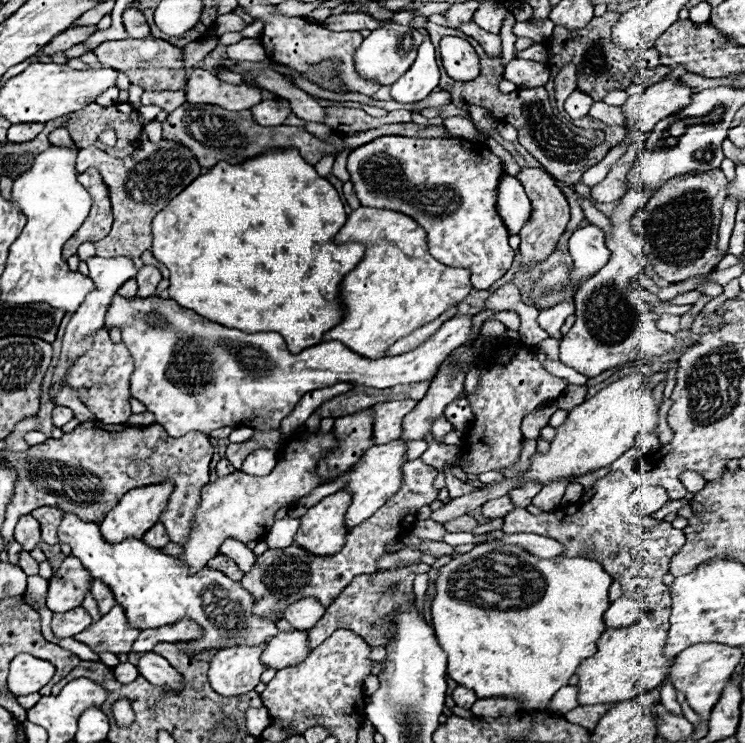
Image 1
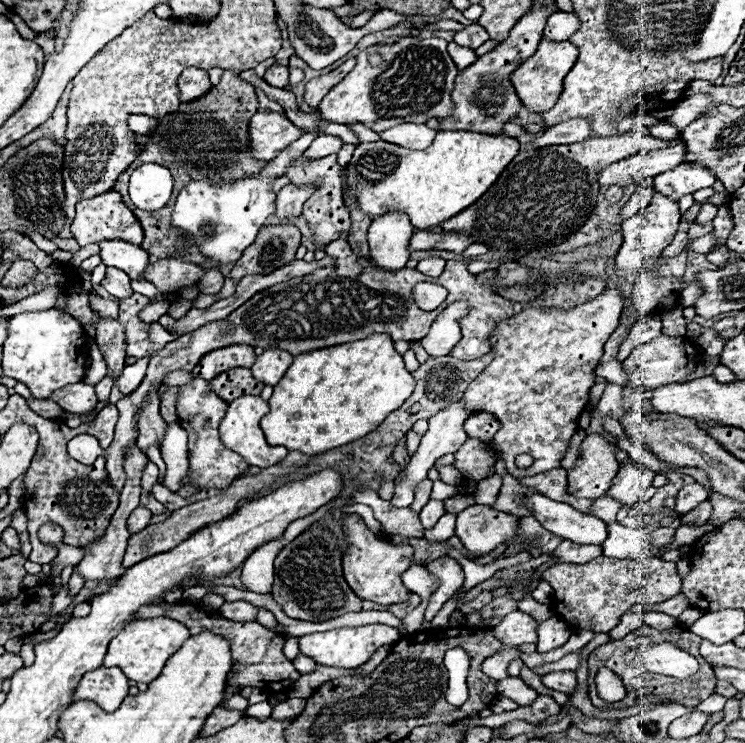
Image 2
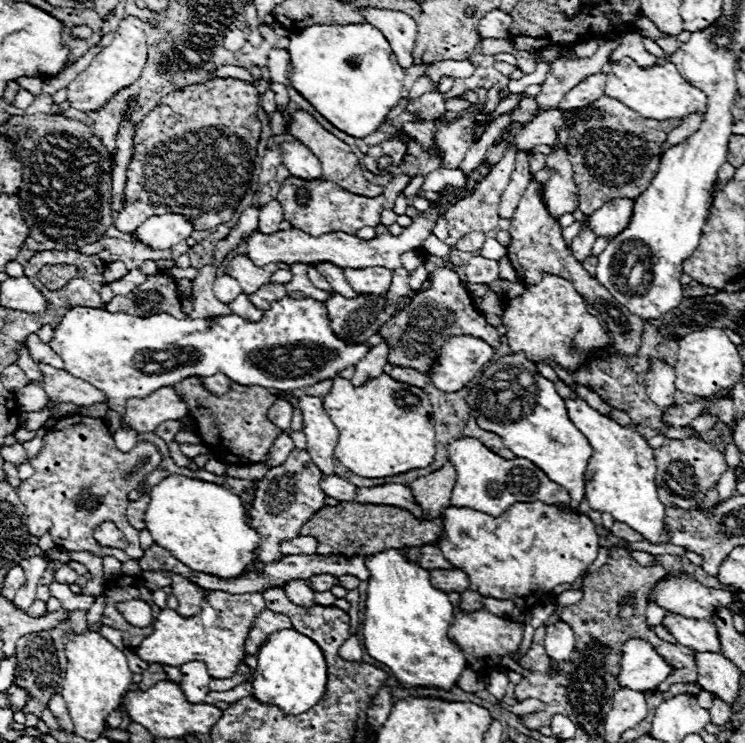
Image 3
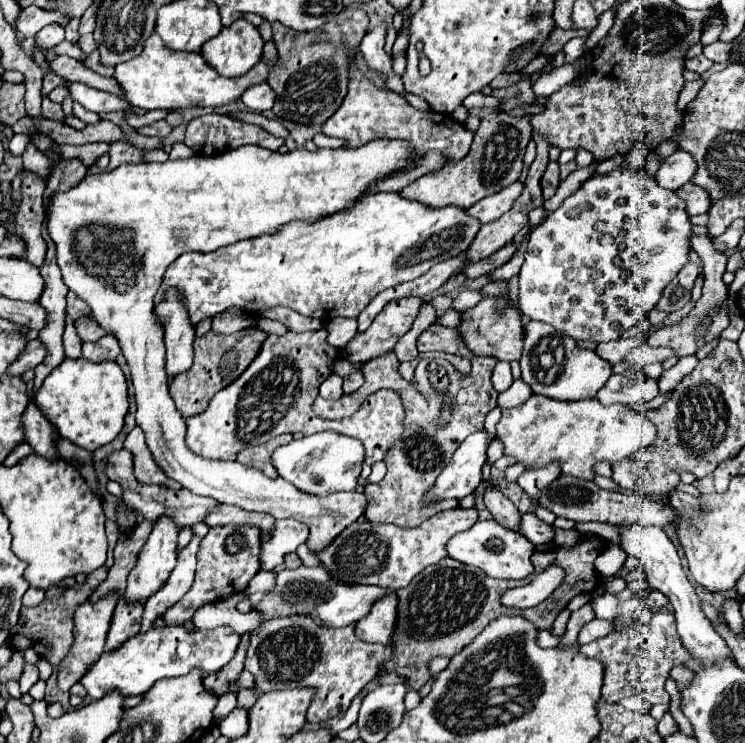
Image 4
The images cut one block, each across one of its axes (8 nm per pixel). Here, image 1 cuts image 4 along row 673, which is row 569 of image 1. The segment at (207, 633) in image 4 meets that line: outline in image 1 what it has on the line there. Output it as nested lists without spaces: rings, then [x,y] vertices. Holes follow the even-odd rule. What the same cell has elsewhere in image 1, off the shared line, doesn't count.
[[[64,512],[62,522],[58,526],[58,542],[70,544],[72,556],[80,558],[82,566],[96,580],[104,580],[104,584],[108,584],[112,588],[116,602],[124,604],[124,610],[126,610],[126,616],[128,616],[128,622],[132,624],[132,628],[140,628],[140,630],[158,628],[160,624],[172,624],[172,620],[188,616],[206,630],[206,634],[202,638],[194,640],[196,650],[222,650],[222,648],[230,648],[232,644],[262,644],[262,642],[268,642],[278,632],[274,622],[252,616],[252,604],[254,604],[252,594],[244,592],[244,588],[240,588],[240,584],[230,580],[226,574],[218,572],[218,570],[210,570],[210,568],[202,568],[200,572],[190,574],[188,566],[184,562],[178,562],[176,558],[164,560],[164,556],[170,556],[170,554],[164,554],[160,548],[152,548],[152,546],[144,544],[140,538],[126,538],[118,544],[110,544],[102,538],[100,526],[96,522],[84,522],[76,514]]]

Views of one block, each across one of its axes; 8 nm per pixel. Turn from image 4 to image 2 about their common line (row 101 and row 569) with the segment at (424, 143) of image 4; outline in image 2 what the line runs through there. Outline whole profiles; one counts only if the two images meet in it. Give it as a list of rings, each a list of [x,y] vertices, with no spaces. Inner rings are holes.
[[[346,514],[342,518],[346,540],[350,542],[346,554],[344,554],[344,578],[348,578],[348,584],[360,596],[362,600],[372,600],[378,604],[396,604],[404,602],[408,598],[408,590],[404,588],[400,574],[410,568],[412,562],[412,546],[396,546],[390,544],[388,538],[374,536],[360,516]]]

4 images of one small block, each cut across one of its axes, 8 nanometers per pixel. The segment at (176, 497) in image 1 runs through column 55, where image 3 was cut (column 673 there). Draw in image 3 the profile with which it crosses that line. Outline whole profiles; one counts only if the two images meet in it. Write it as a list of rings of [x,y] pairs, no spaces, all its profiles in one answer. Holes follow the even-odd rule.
[[[696,436],[684,440],[668,440],[662,448],[654,452],[654,458],[658,496],[666,506],[674,508],[694,508],[702,504],[710,486],[716,484],[728,468],[724,456],[712,444],[708,446],[706,442],[700,442]]]

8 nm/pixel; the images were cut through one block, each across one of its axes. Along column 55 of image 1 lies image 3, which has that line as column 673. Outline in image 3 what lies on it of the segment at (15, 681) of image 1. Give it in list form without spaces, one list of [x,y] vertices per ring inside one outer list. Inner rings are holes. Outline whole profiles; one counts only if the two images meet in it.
[[[632,638],[622,648],[622,668],[618,682],[636,692],[656,690],[674,668],[644,640]]]

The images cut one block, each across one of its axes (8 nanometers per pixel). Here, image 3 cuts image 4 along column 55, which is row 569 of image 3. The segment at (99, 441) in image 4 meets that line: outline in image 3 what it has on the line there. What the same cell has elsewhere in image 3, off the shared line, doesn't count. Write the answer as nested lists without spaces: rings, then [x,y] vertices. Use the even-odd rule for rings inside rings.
[[[384,550],[378,554],[372,554],[368,560],[370,580],[366,590],[366,610],[364,610],[364,646],[366,652],[376,658],[378,662],[386,664],[400,686],[404,688],[440,688],[440,690],[452,690],[452,686],[458,682],[460,674],[468,666],[462,650],[448,640],[448,628],[450,620],[454,618],[452,604],[448,596],[434,588],[430,584],[428,570],[420,568],[418,564],[410,564],[404,560],[404,556],[398,550]]]

